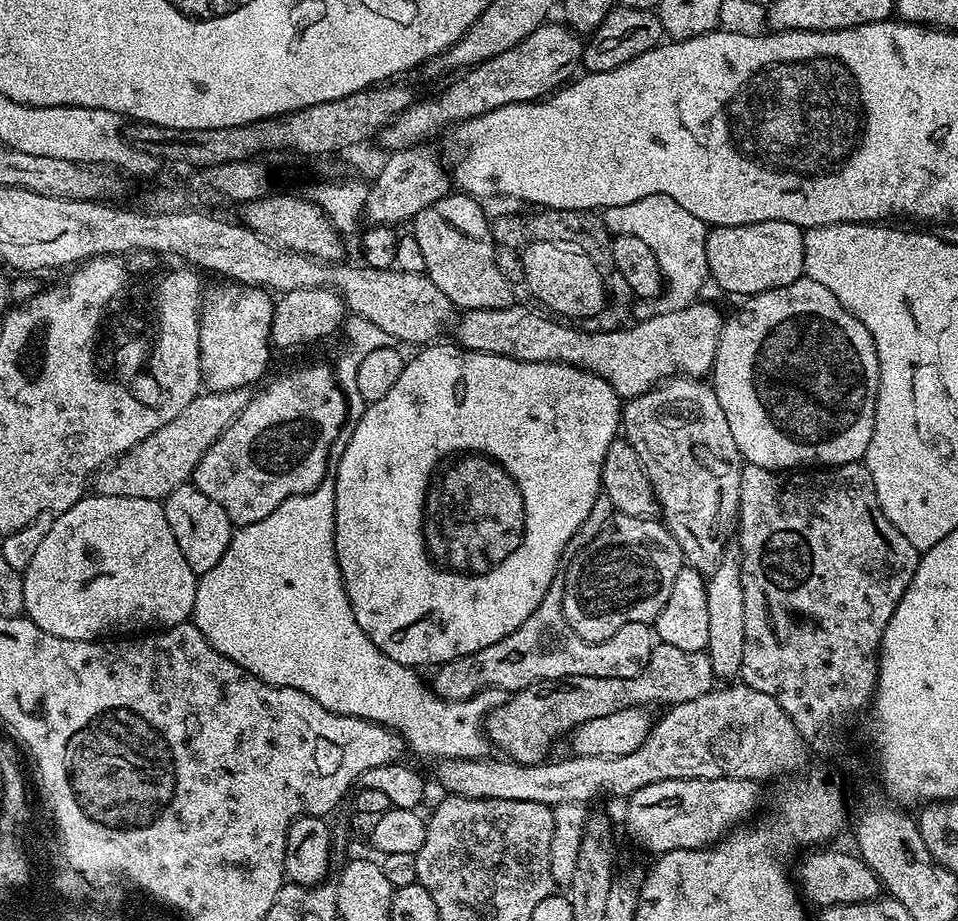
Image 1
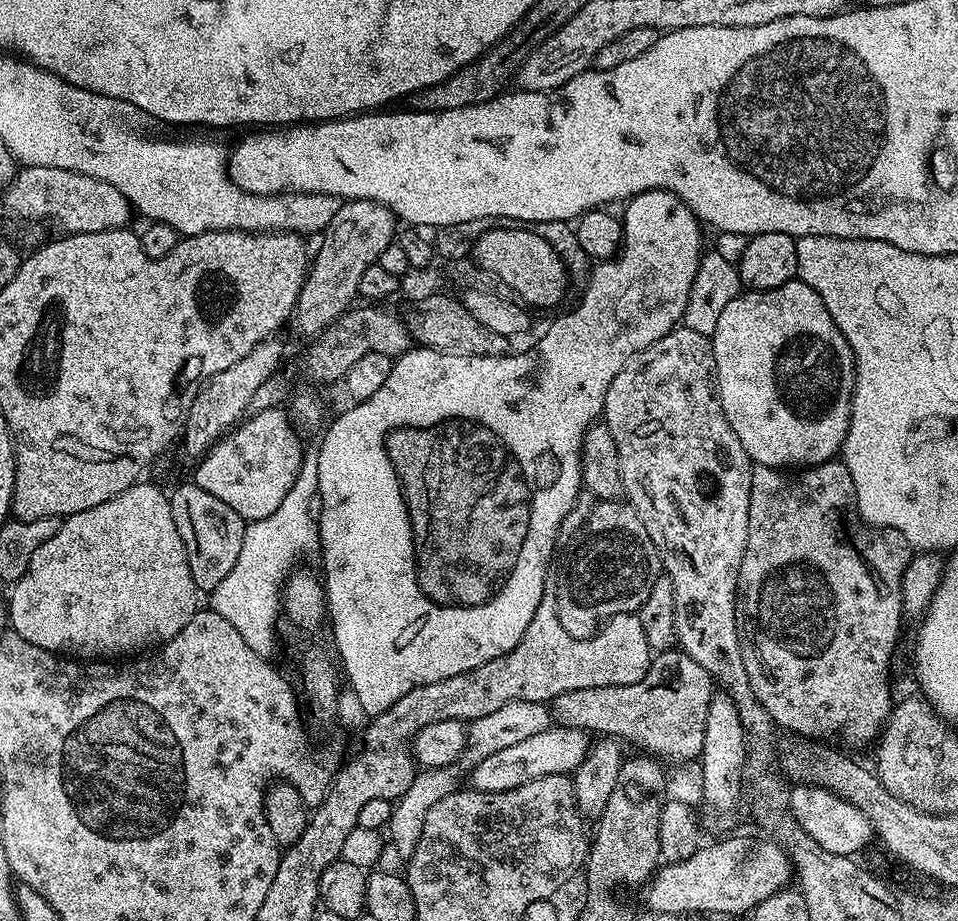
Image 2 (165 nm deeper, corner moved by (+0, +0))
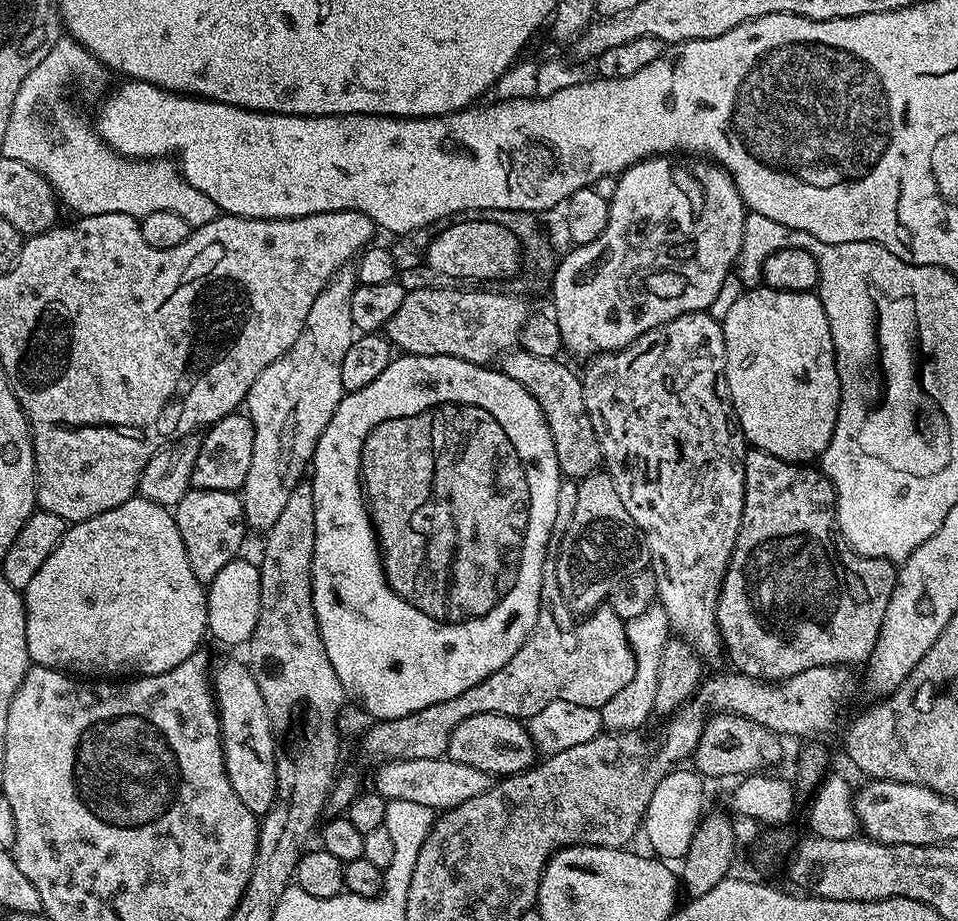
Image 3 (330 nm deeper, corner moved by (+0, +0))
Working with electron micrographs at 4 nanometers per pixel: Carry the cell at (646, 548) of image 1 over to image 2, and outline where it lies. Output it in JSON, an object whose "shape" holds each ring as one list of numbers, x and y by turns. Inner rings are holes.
{"shape":[[623,499,601,500,593,508,590,518,582,526,582,530,571,537,564,557,559,560,554,568,556,585,556,609,558,622,562,622,562,630,579,640,586,640,603,625,611,616,623,612,639,613,640,607,650,597,650,592,662,575,660,555,646,530,642,526,642,518,632,509,631,504]]}

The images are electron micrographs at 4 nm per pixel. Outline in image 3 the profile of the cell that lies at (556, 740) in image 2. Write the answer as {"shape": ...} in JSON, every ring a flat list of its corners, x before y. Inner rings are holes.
{"shape":[[447,758,390,760,379,766,381,768,376,772,376,784,374,784,376,793,387,801,418,802,418,806,426,806,429,810,447,810,454,806,462,806,462,802,478,798,478,794,482,794,494,783,493,777,487,772,474,770,474,766,462,766,462,762,454,762]]}

